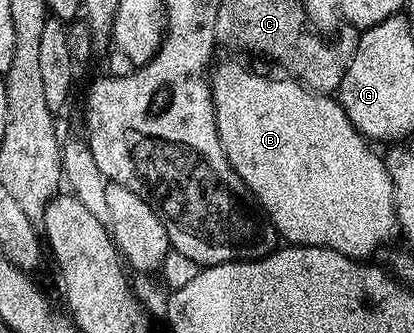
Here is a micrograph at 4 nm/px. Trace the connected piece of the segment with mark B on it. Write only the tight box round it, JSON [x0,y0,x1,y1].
[210,67,398,260]

